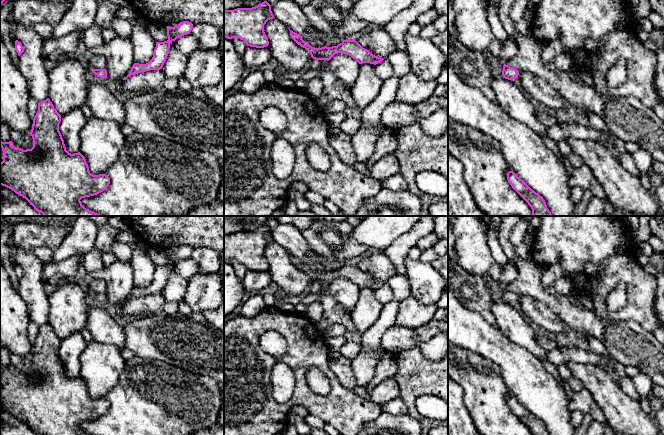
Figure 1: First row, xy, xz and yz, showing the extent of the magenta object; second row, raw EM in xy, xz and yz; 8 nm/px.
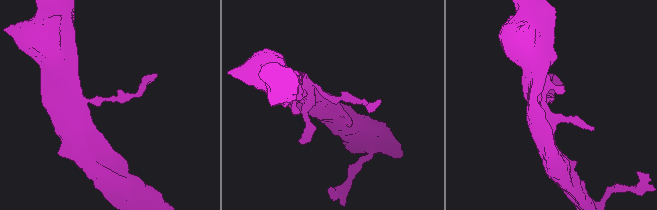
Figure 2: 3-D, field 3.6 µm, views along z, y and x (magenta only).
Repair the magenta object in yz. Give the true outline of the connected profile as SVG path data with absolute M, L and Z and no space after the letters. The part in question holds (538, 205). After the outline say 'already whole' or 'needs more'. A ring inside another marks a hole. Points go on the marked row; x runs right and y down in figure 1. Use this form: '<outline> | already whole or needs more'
M513 171L507 173L507 180L512 188L528 203L532 216L552 216L542 196L532 190Z | already whole

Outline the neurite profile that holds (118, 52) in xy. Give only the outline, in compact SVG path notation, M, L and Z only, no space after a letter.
M117 35L110 41L104 42L94 50L106 59L107 78L122 81L127 77L133 64L133 46L130 38Z

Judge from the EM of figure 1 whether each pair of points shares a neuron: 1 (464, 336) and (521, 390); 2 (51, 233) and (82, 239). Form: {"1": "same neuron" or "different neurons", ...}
{"1": "same neuron", "2": "different neurons"}

